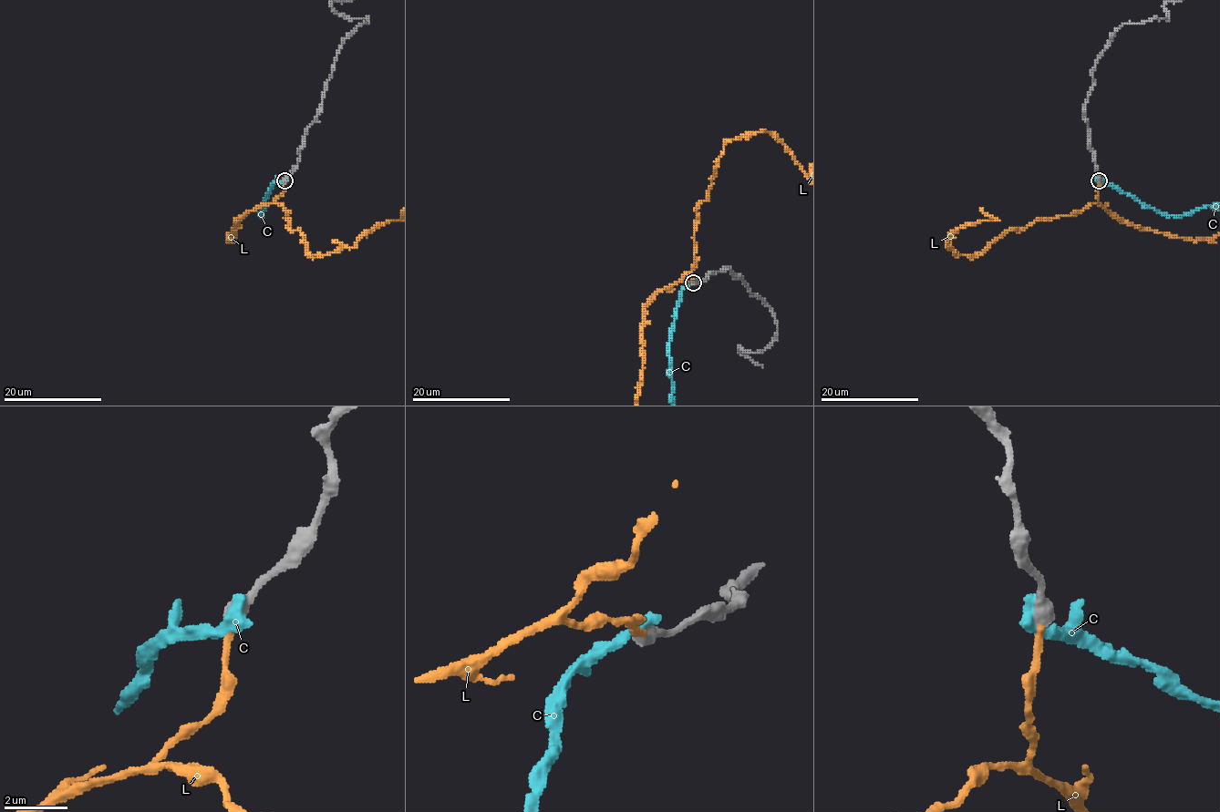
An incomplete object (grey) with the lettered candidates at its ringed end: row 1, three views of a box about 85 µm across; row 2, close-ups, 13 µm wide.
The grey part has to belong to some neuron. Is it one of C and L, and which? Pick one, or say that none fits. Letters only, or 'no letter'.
L

